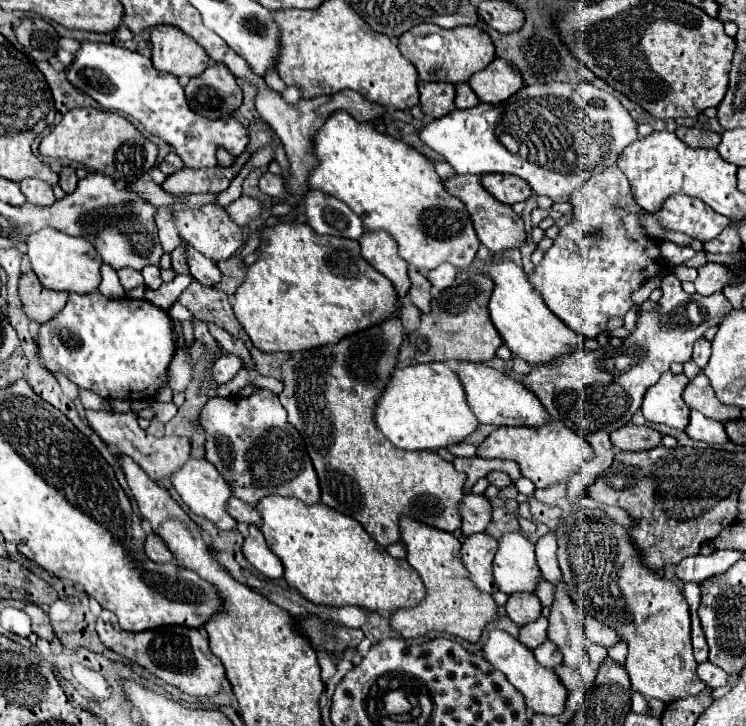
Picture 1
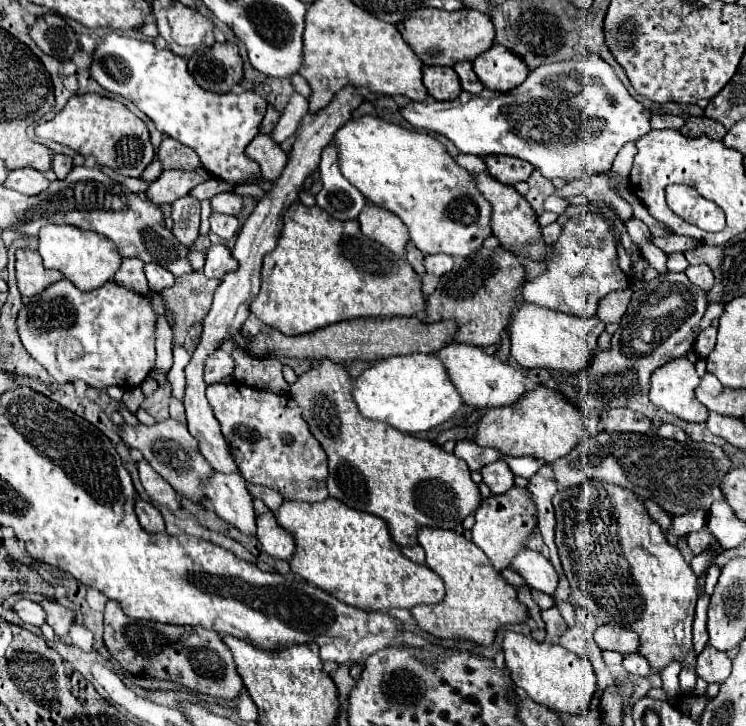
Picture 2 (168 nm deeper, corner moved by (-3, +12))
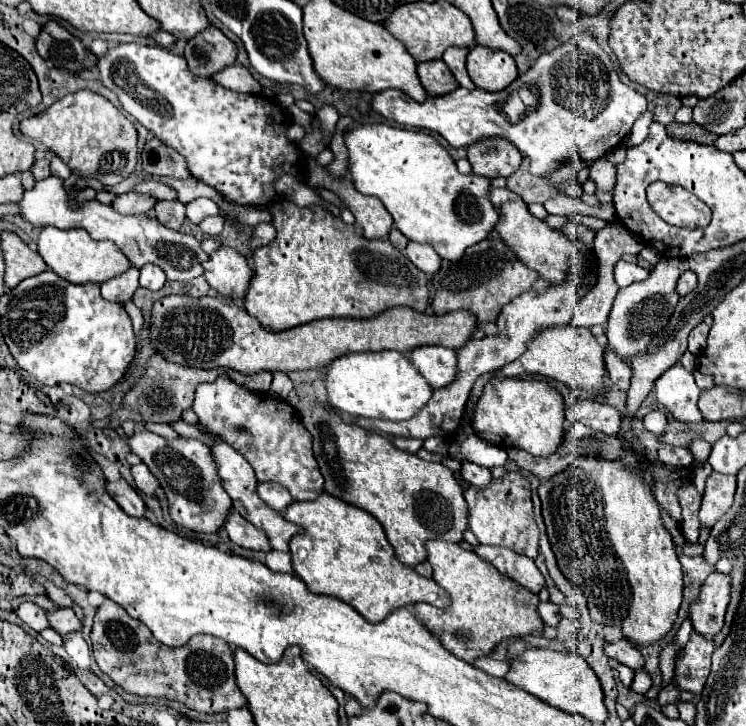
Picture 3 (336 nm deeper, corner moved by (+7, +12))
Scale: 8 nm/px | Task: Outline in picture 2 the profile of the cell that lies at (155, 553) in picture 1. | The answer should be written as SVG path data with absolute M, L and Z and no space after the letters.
M136 498L136 514L138 514L140 526L146 532L150 532L150 534L162 534L162 532L166 532L162 514L150 502L144 502L142 498Z

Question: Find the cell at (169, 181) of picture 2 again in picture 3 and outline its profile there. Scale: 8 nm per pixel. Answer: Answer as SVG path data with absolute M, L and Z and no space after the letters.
M126 192L114 198L112 208L116 208L116 212L128 216L128 214L148 214L154 208L156 200L152 196L142 196L136 192Z

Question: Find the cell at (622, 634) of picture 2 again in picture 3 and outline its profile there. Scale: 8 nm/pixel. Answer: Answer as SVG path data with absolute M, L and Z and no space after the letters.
M620 640L620 642L610 642L606 644L606 654L610 658L616 658L618 662L622 662L624 666L632 668L632 670L640 670L644 668L644 658L638 652L638 648L634 644L630 644L628 640Z

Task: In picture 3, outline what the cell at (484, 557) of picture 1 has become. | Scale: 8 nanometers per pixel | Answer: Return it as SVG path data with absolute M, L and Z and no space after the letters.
M506 472L502 478L492 480L488 488L472 488L464 490L464 498L470 506L470 530L476 534L480 544L504 546L516 550L516 554L536 558L540 548L540 532L534 520L534 508L530 500L530 480L520 472Z

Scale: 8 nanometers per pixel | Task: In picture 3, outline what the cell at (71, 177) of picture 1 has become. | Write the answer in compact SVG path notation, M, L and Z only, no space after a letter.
M36 160L32 166L32 176L34 180L44 180L50 176L50 168L48 168L48 160Z

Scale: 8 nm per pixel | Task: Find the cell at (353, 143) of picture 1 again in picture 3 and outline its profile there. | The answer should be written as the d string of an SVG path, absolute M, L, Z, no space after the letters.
M366 124L350 128L344 134L344 140L350 150L350 174L356 190L368 196L378 196L386 210L392 214L396 228L408 240L430 244L440 258L452 262L460 260L468 246L482 242L494 230L494 224L500 214L488 198L490 180L476 174L460 174L450 154L432 136L406 128L394 128L388 124Z

